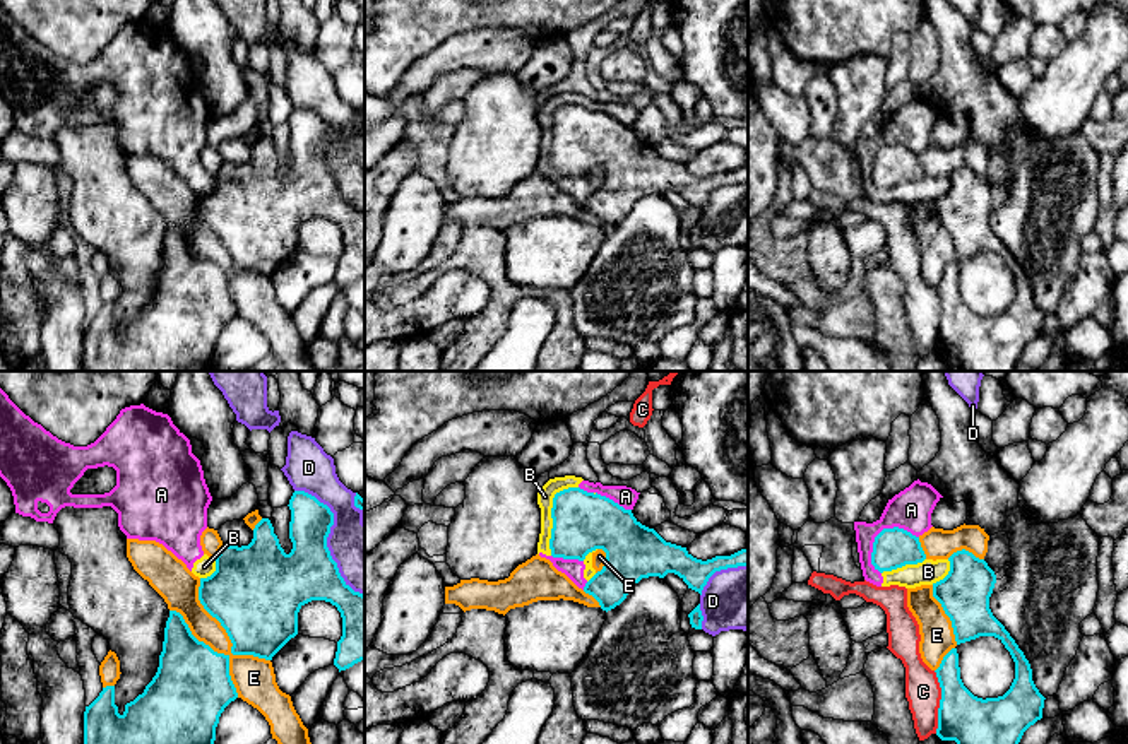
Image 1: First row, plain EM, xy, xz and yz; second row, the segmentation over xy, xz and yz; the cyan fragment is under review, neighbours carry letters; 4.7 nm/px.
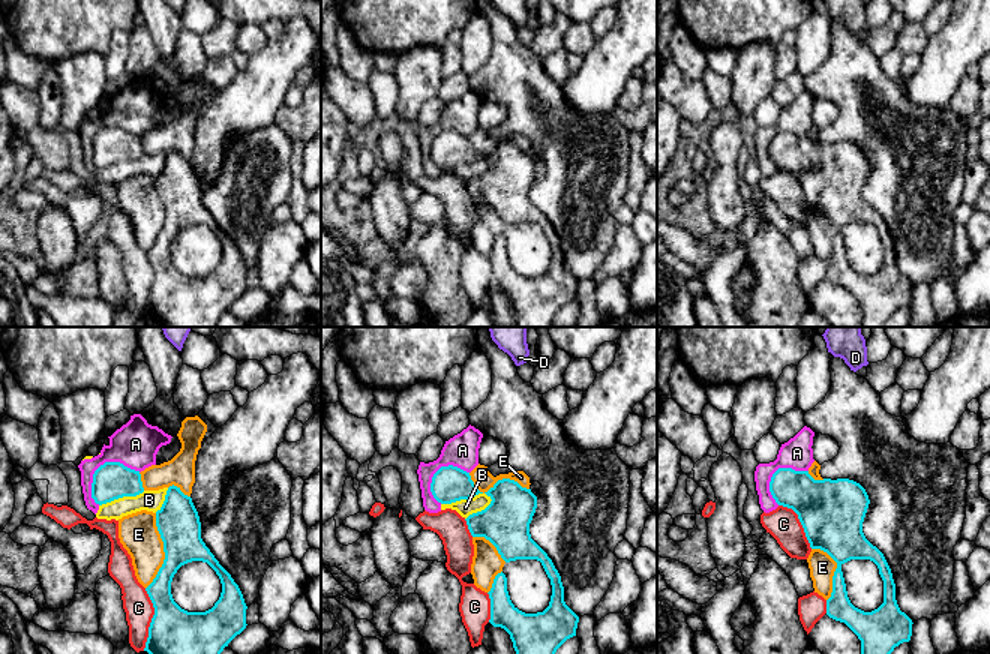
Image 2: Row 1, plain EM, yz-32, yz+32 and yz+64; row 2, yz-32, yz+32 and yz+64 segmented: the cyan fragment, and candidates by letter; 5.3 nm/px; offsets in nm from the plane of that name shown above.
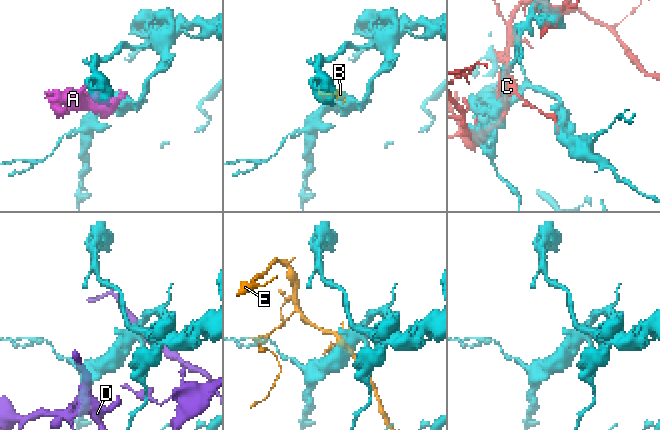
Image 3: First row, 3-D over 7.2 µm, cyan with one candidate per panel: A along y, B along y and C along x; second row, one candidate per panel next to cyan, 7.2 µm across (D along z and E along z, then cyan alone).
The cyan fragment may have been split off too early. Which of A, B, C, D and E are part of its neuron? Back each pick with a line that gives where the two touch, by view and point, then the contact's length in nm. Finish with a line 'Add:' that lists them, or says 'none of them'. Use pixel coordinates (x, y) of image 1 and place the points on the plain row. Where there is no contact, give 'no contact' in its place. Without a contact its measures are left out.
Add: none of them

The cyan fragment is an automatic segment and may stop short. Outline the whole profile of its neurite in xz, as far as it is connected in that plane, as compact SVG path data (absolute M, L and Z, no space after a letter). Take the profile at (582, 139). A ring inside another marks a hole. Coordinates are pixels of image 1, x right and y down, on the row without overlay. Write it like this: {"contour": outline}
{"contour": "M568 104L555 111L551 135L549 166L553 174L584 178L596 166L606 169L603 186L584 204L584 209L592 212L606 229L620 222L642 195L664 195L668 190L674 190L688 205L702 212L704 204L715 188L748 183L748 164L731 173L715 173L707 178L697 176L686 164L666 159L654 145L642 142L632 127L625 127L613 116L580 104Z"}

